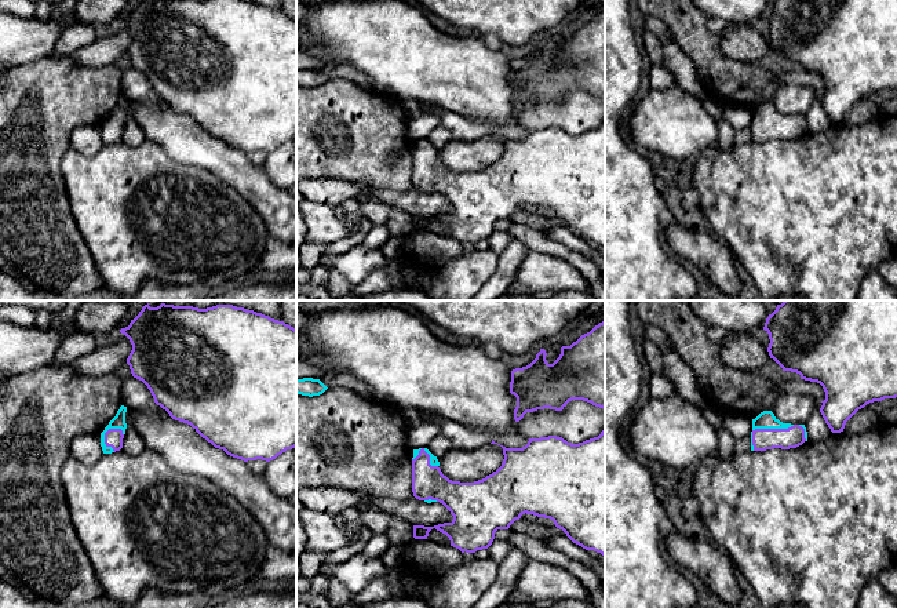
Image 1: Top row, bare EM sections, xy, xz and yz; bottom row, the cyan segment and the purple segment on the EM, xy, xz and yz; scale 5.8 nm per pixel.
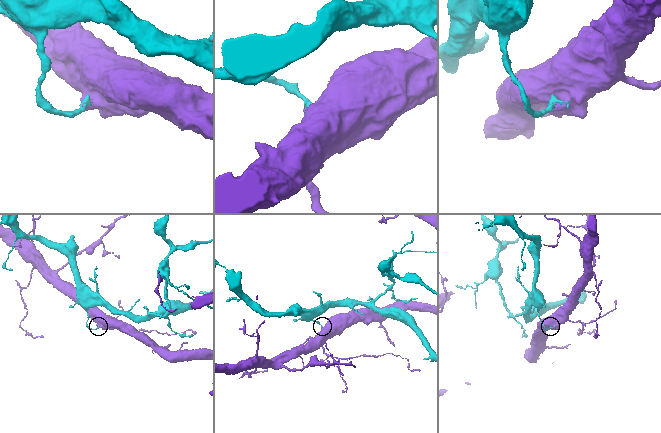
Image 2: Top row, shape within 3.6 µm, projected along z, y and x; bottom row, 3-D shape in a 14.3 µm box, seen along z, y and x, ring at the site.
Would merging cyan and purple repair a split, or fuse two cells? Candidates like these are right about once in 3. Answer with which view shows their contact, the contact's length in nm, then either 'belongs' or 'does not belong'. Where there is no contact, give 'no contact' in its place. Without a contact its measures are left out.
meets cyan in yz; contact 280 nm long; does not belong

